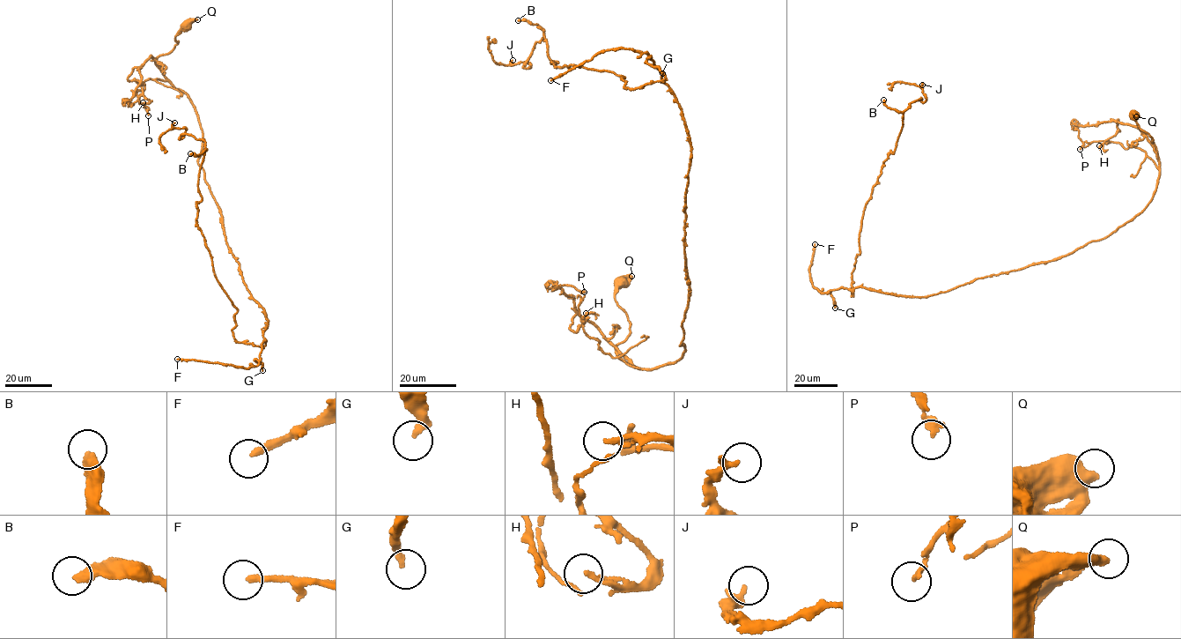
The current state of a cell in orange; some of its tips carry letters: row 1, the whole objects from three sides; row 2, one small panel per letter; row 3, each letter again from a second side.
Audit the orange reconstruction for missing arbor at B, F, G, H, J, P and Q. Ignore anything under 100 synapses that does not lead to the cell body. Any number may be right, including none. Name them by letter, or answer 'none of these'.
F

